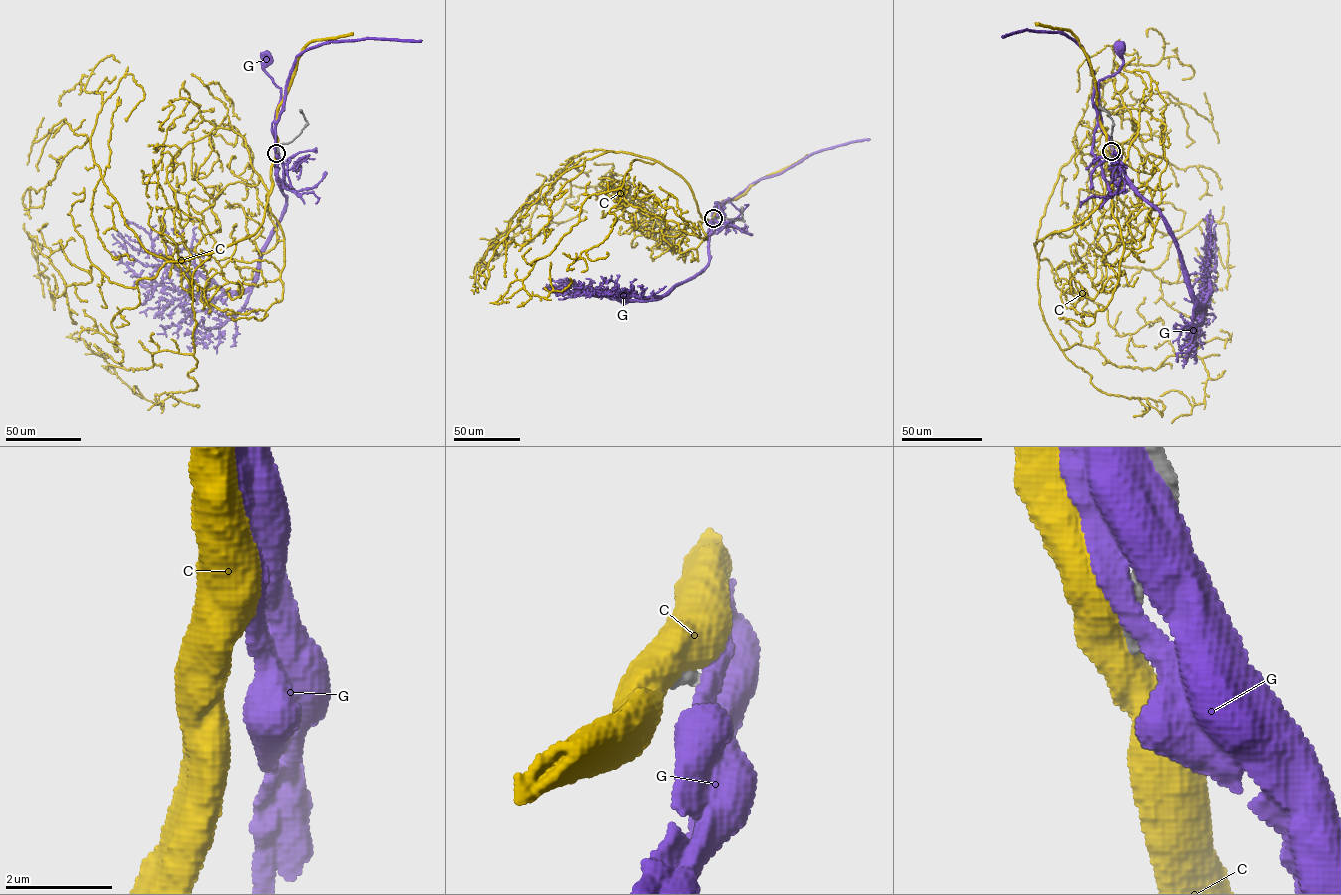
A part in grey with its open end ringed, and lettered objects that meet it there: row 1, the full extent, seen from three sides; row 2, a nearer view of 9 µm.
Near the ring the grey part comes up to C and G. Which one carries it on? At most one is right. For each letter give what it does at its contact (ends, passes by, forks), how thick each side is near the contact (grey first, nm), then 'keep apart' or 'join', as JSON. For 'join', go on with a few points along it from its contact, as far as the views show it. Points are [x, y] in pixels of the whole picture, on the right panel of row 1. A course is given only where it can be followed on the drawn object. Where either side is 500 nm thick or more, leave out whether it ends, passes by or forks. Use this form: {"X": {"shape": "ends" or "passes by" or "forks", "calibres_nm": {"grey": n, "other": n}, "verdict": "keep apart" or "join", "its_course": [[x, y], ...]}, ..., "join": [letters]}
{"C": {"calibres_nm": {"grey": 240, "other": 600}, "verdict": "keep apart"}, "G": {"calibres_nm": {"grey": 240, "other": 700}, "verdict": "keep apart"}, "join": []}

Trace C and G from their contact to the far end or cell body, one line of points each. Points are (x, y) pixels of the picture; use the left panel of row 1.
C: (277, 152), (257, 231), (194, 271), (194, 353), (127, 370), (101, 355), (133, 393)
G: (277, 150), (272, 123), (281, 90), (264, 69), (269, 57), (267, 54)

